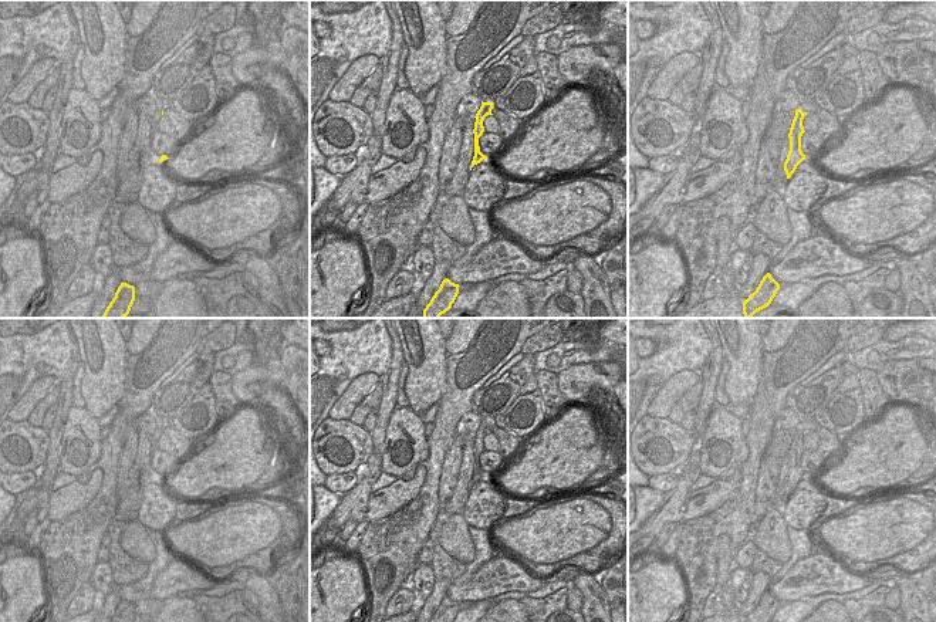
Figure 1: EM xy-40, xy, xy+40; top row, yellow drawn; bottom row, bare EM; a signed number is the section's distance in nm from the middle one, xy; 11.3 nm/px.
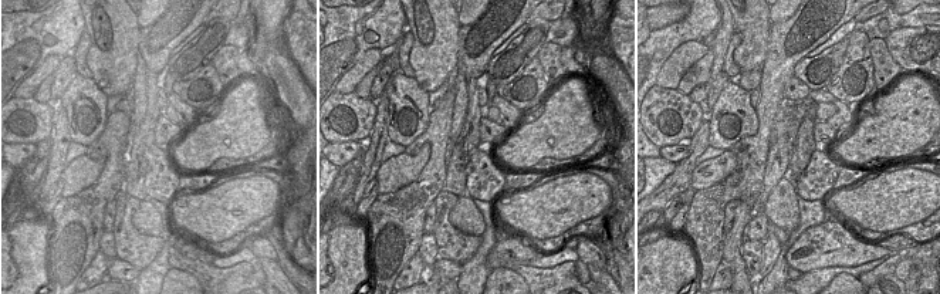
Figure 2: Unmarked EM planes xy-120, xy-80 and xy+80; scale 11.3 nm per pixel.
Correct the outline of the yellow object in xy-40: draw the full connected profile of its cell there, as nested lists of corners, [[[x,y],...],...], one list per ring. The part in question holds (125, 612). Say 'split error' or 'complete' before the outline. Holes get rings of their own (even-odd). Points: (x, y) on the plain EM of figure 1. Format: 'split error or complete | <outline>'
complete | [[[121,601],[118,605],[115,615],[109,622],[134,622],[135,619],[135,605],[126,601]]]

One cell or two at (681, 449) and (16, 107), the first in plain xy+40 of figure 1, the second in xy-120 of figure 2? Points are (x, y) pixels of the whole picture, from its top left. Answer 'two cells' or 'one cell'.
one cell

